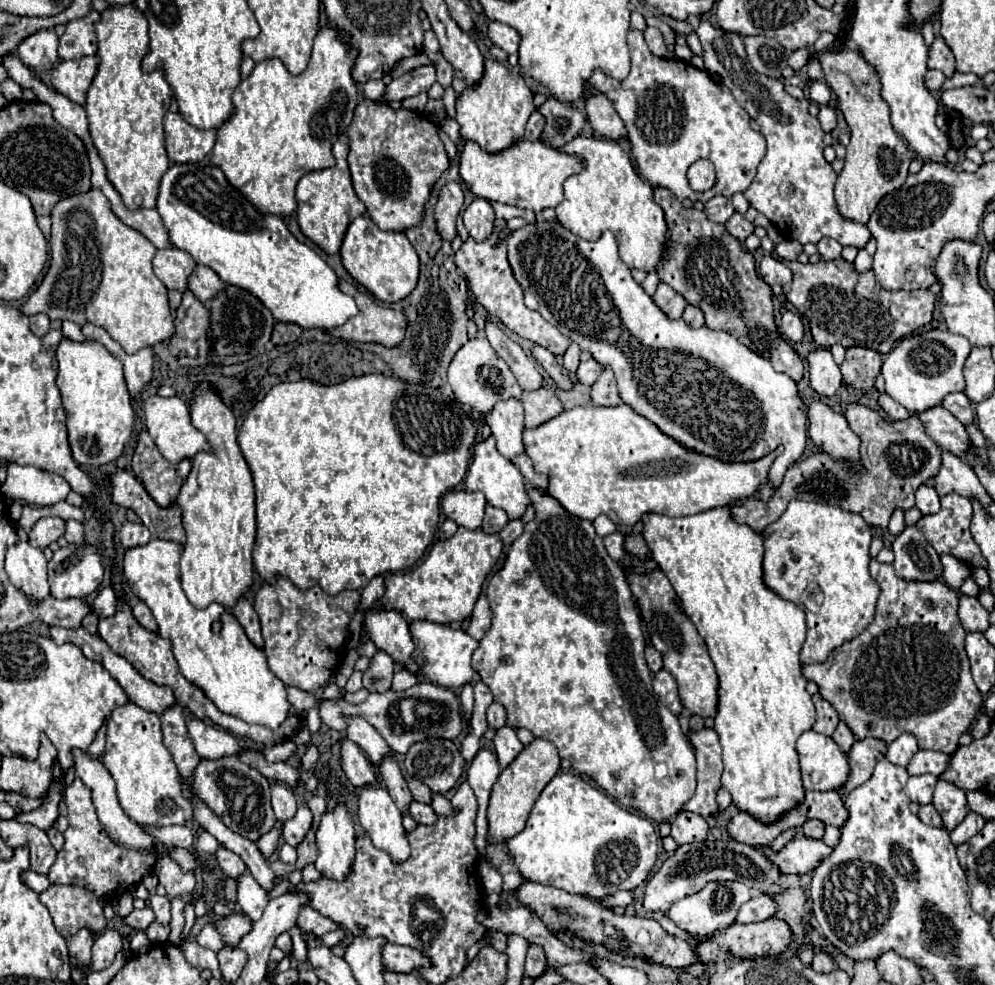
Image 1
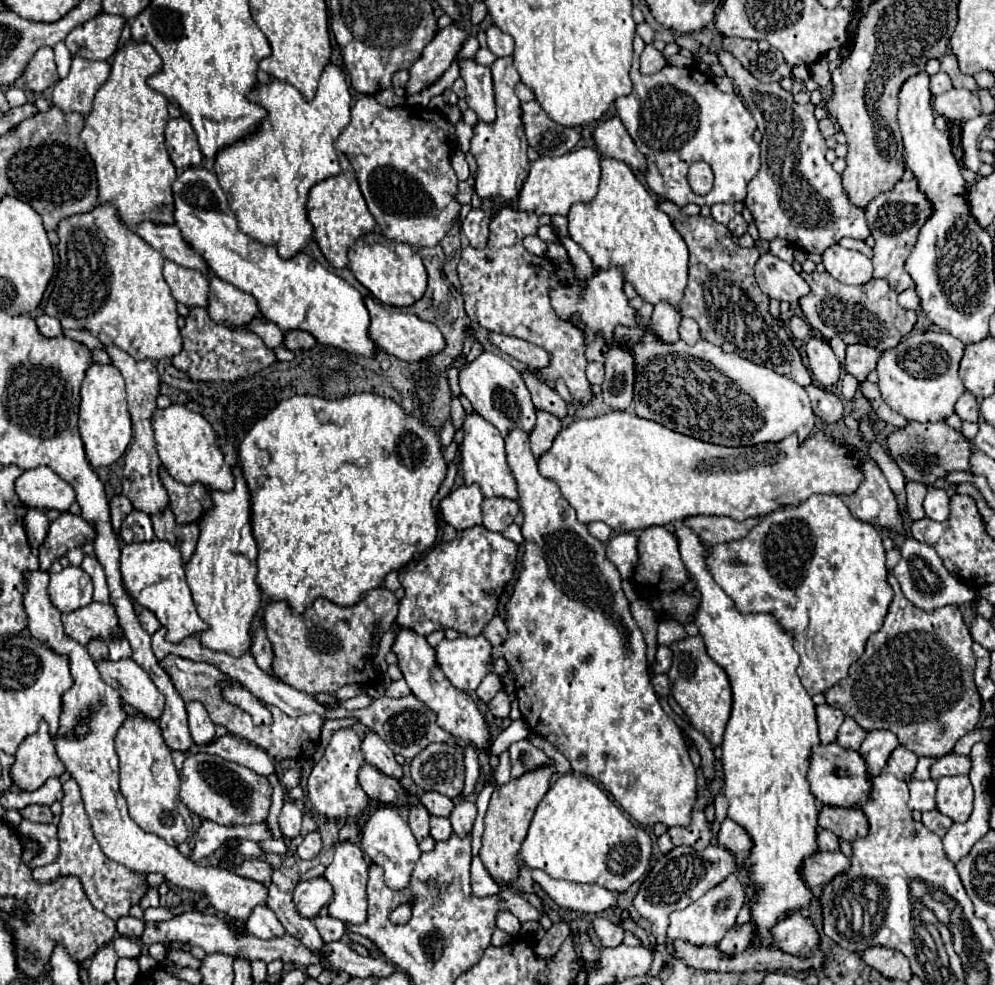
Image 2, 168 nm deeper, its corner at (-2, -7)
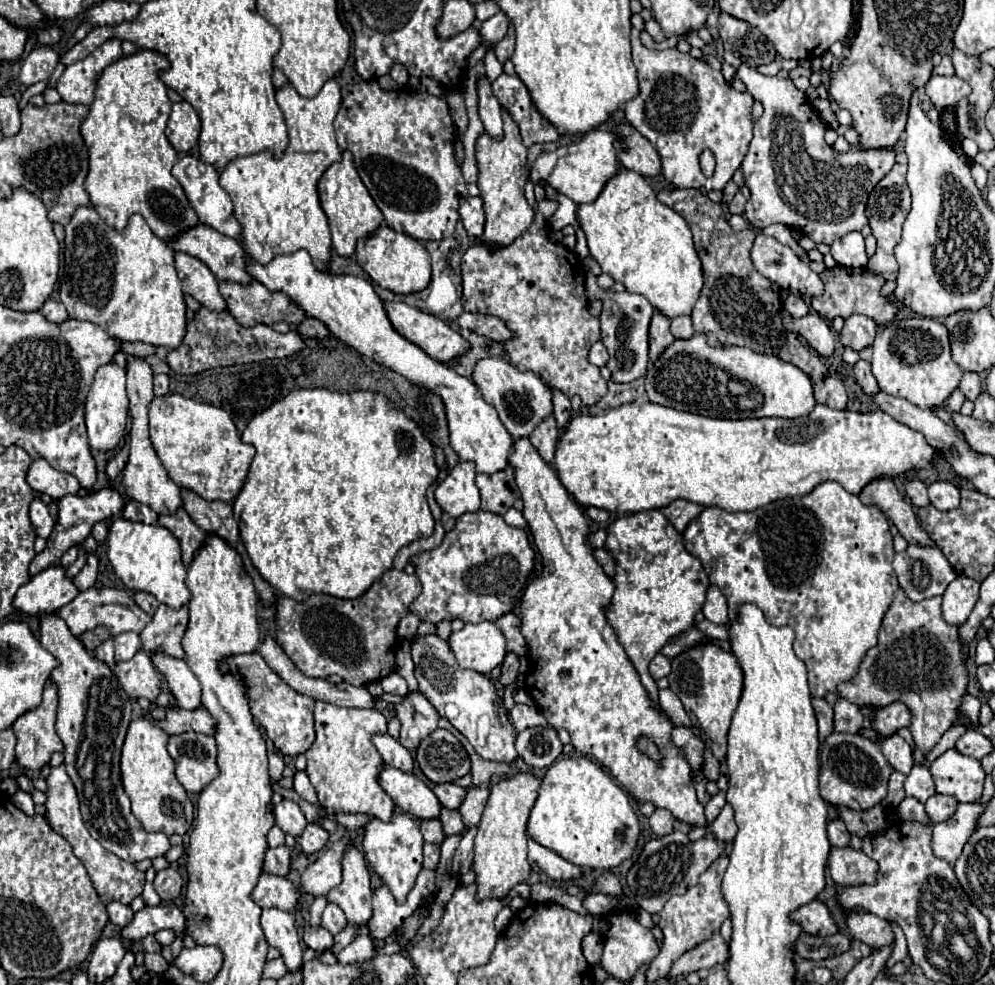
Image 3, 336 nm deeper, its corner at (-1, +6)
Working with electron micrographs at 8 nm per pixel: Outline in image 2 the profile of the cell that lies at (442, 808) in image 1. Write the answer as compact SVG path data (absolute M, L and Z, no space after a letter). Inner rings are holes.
M459 801L459 803L455 805L455 811L453 811L451 817L449 817L455 835L469 835L471 829L473 829L475 817L477 817L477 807L475 807L475 803L473 803L473 801Z

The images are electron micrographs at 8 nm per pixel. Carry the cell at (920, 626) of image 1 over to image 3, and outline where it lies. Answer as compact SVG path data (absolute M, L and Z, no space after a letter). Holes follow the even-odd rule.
M898 588L894 592L894 602L890 604L890 610L886 612L882 620L882 626L878 632L878 644L866 652L856 676L838 686L838 694L856 706L884 708L894 702L902 702L908 706L912 714L908 728L916 744L916 750L914 750L916 764L924 762L924 754L938 744L944 732L960 716L962 696L968 694L968 668L966 668L966 656L962 652L958 630L960 630L958 626L950 626L942 618L942 596L926 598L922 602L912 602L904 594L904 590Z

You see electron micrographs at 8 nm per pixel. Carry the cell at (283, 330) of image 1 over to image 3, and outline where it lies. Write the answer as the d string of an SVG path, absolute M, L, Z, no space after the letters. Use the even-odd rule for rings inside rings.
M304 318L296 326L296 332L300 336L308 336L308 338L326 338L328 336L328 328L320 320L316 320L316 318Z

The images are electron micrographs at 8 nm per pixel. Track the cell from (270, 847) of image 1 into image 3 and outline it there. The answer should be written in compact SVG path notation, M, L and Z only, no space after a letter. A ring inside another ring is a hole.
M268 754L268 772L270 772L270 778L274 782L278 782L284 772L284 760L278 758L276 754Z

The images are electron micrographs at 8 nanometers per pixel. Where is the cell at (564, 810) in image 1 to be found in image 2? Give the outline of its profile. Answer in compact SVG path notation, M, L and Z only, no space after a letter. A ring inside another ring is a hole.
M565 773L557 777L539 803L523 841L521 857L527 867L541 869L553 879L595 883L621 893L643 877L651 857L651 839L591 779Z

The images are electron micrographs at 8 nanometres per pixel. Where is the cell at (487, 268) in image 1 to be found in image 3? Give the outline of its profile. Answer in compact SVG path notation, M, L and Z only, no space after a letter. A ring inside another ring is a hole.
M526 182L526 200L536 210L536 216L522 236L518 236L508 246L498 248L490 246L484 240L476 240L462 256L462 306L466 312L498 316L506 322L510 330L514 330L514 338L504 344L506 354L510 362L514 362L514 366L534 372L548 386L562 390L566 396L578 394L584 406L592 406L606 394L606 380L600 376L600 370L592 366L586 358L590 346L600 340L600 320L588 312L588 300L584 296L586 270L574 252L570 252L562 244L554 244L548 238L550 226L538 212L532 182Z

